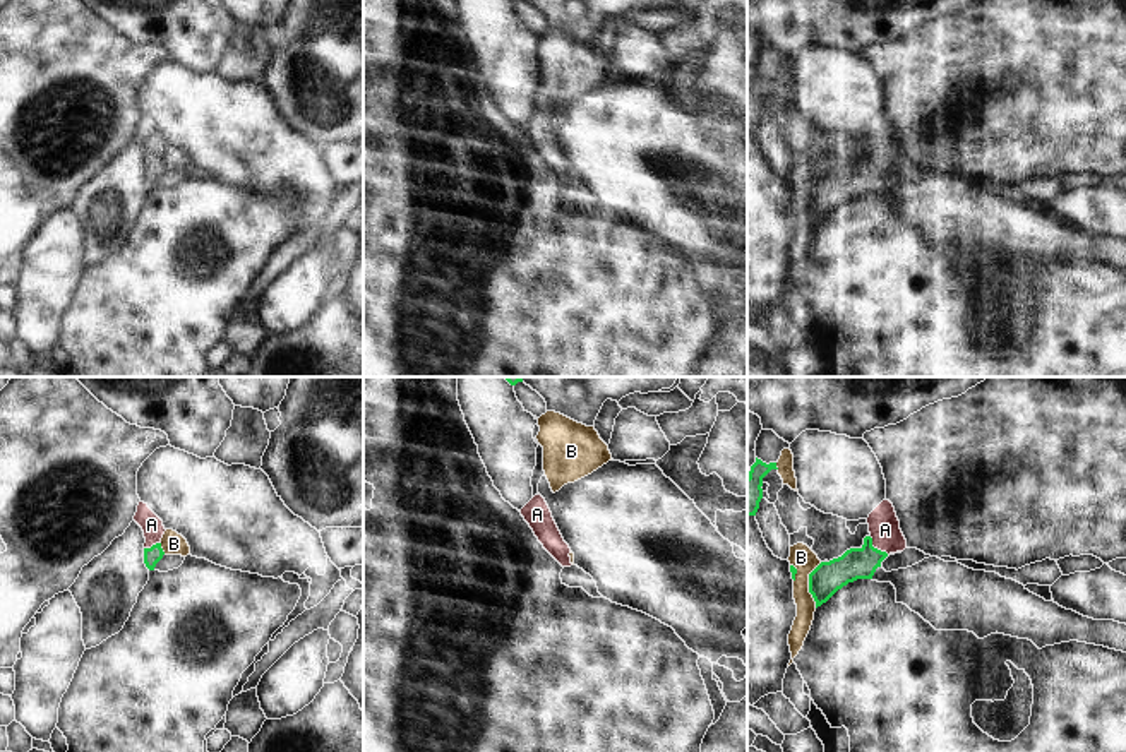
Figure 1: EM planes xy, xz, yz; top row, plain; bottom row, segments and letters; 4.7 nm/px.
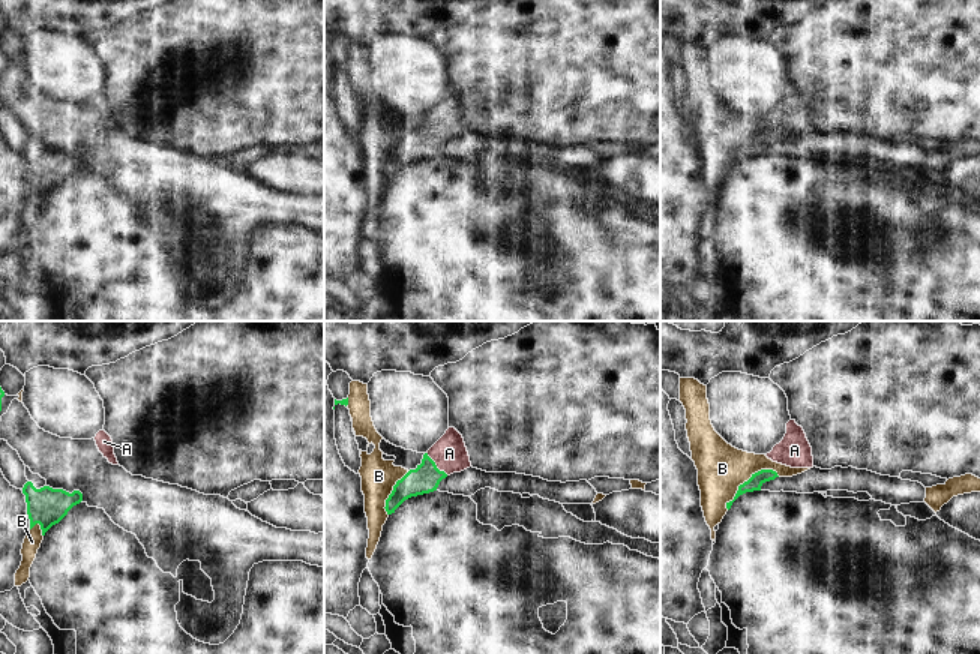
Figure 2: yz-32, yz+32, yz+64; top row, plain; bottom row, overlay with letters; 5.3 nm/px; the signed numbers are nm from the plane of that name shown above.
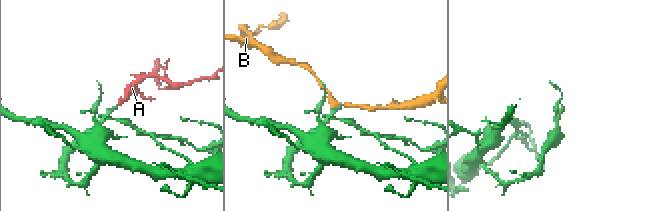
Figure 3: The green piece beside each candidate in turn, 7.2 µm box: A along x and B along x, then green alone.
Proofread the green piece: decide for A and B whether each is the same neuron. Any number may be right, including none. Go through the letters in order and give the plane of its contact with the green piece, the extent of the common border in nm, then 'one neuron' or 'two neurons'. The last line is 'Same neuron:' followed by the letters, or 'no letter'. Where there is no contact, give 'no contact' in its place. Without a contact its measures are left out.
A: meets green in yz; contact 130 nm long; one neuron
B: meets green in yz; contact 220 nm long; two neurons
Same neuron: A

